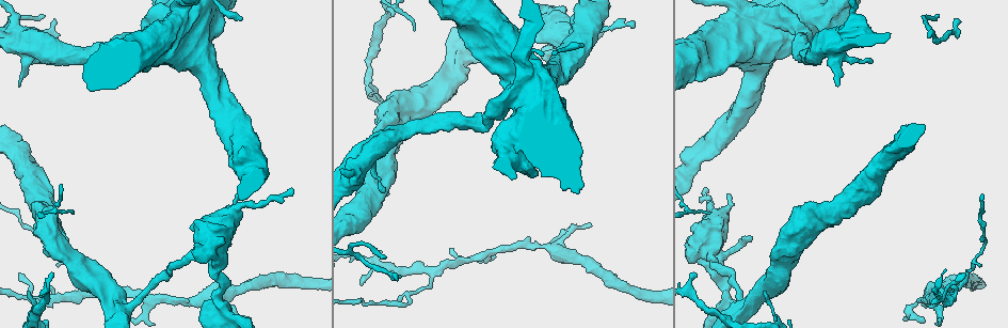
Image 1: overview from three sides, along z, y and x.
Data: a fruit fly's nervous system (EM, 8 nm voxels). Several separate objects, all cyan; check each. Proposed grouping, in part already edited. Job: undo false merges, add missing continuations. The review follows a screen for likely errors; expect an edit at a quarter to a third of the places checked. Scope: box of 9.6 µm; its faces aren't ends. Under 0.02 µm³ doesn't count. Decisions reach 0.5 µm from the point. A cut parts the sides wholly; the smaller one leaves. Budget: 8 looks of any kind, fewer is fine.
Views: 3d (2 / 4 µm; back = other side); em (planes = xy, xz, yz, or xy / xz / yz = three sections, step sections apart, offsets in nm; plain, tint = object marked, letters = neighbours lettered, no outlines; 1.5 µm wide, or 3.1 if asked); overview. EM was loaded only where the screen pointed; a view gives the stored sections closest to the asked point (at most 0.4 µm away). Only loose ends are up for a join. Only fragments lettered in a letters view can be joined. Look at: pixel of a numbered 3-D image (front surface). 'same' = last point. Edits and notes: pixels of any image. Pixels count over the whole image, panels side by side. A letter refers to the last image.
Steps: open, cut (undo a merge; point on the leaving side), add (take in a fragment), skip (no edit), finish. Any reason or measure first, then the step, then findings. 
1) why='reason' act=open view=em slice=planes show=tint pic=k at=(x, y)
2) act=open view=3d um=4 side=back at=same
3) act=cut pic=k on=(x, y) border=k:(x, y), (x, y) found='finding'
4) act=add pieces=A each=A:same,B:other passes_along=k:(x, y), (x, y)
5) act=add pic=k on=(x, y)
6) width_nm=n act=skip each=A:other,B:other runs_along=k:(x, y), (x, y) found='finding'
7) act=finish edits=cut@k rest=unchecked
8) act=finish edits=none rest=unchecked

why='tapers out' act=open view=3d um=4 pic=1 at=(371, 83)

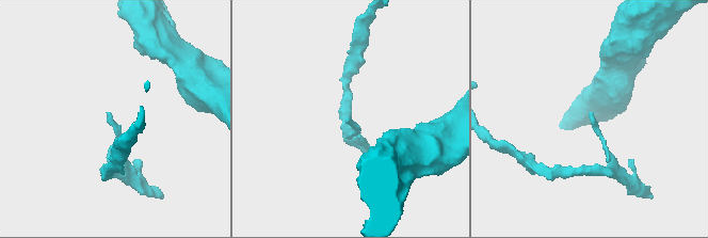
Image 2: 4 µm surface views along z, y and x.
why='need the tissue' act=open view=em slice=xz step=8 show=tint pic=2 at=(107, 113)

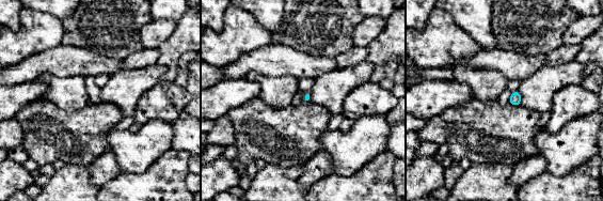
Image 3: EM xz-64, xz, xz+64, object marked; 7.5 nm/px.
act=open view=em slice=planes show=letters at=same

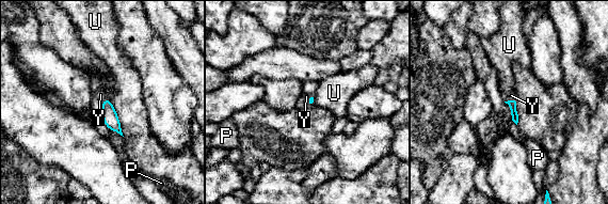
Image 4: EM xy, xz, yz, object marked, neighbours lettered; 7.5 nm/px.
longest_contact=U:300nm act=add pieces=Y each=P:other,U:other,Y:same passes_along=4:(512, 104), (509, 100), (511, 95) found='it goes on there'

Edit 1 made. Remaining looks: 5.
why='sharp bend' act=open view=em slice=planes show=tint pic=1 at=(711, 249)

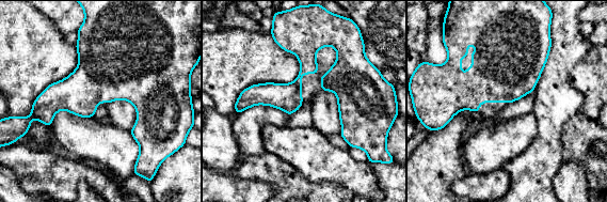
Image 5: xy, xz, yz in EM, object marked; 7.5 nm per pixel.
act=open view=em slice=planes show=letters at=same

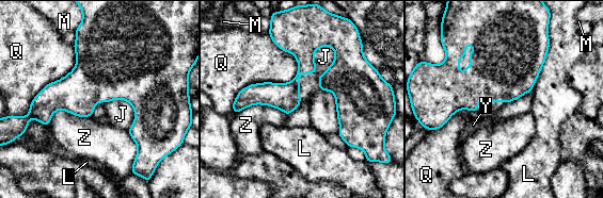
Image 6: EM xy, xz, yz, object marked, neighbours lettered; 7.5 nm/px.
width_nm=550 act=skip each=J:other,L:other,M:other,Q:other,Y:other,Z:other border=6:(296, 56), (290, 81), (233, 103) found='continuous, no second cell'

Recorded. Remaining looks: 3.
act=finish edits=add@4 rest=unchecked

